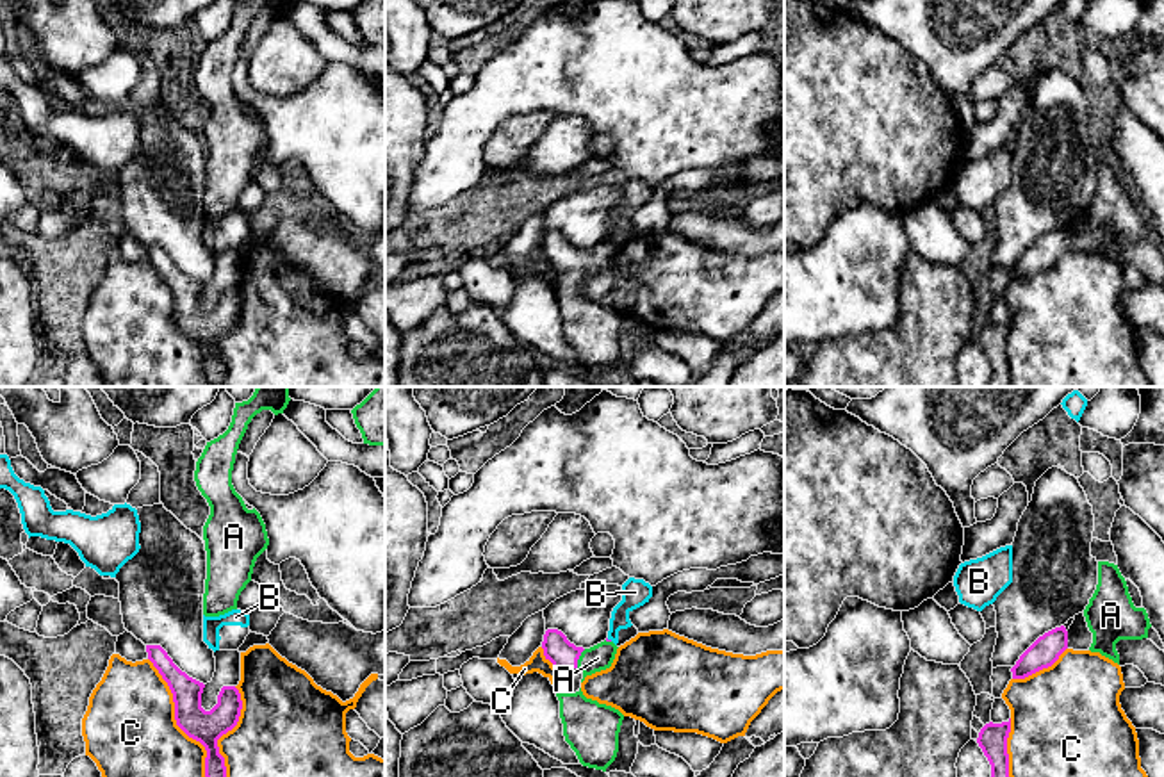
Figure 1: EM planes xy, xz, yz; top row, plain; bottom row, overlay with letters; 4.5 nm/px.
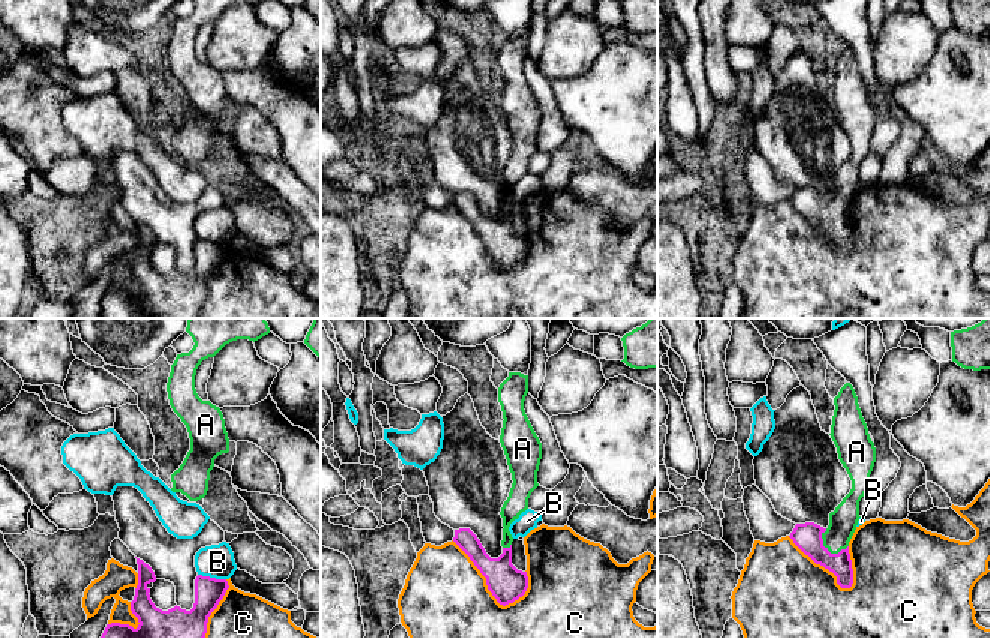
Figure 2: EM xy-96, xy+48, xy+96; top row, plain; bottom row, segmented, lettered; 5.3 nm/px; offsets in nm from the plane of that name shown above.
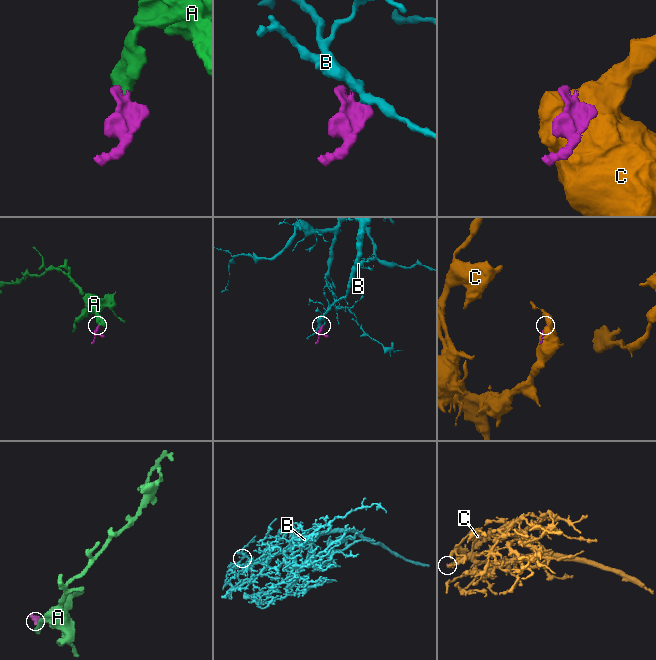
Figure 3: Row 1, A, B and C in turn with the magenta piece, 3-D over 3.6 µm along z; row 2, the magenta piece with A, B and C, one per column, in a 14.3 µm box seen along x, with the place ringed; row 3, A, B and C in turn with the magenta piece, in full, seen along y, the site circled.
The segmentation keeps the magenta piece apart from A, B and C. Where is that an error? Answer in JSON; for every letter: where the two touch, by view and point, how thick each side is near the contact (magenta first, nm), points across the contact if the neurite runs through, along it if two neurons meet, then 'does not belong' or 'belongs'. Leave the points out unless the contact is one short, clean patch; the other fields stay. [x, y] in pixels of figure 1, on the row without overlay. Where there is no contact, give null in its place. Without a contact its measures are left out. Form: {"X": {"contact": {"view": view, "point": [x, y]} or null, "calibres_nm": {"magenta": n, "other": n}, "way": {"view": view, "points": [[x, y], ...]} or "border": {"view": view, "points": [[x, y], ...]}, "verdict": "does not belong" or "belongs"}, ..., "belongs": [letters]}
{"A": {"contact": {"view": "xz", "point": [578, 259]}, "calibres_nm": {"magenta": 130, "other": 120}, "way": {"view": "xz", "points": [[564, 255], [578, 259], [598, 259]]}, "verdict": "belongs"}, "B": {"contact": {"view": "xz", "point": [610, 241]}, "calibres_nm": {"magenta": 20, "other": 130}, "verdict": "does not belong"}, "C": {"contact": {"view": "xy", "point": [177, 325]}, "calibres_nm": {"magenta": 150, "other": 460}, "verdict": "does not belong"}, "belongs": ["A"]}

